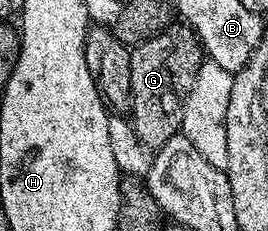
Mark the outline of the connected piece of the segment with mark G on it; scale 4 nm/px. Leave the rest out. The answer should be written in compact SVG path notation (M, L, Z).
M182 27L166 28L153 38L136 45L131 51L129 119L139 140L152 150L158 150L165 141L180 131L183 114L179 87L182 84L183 87L190 85L199 65L205 60L198 36L190 27Z

